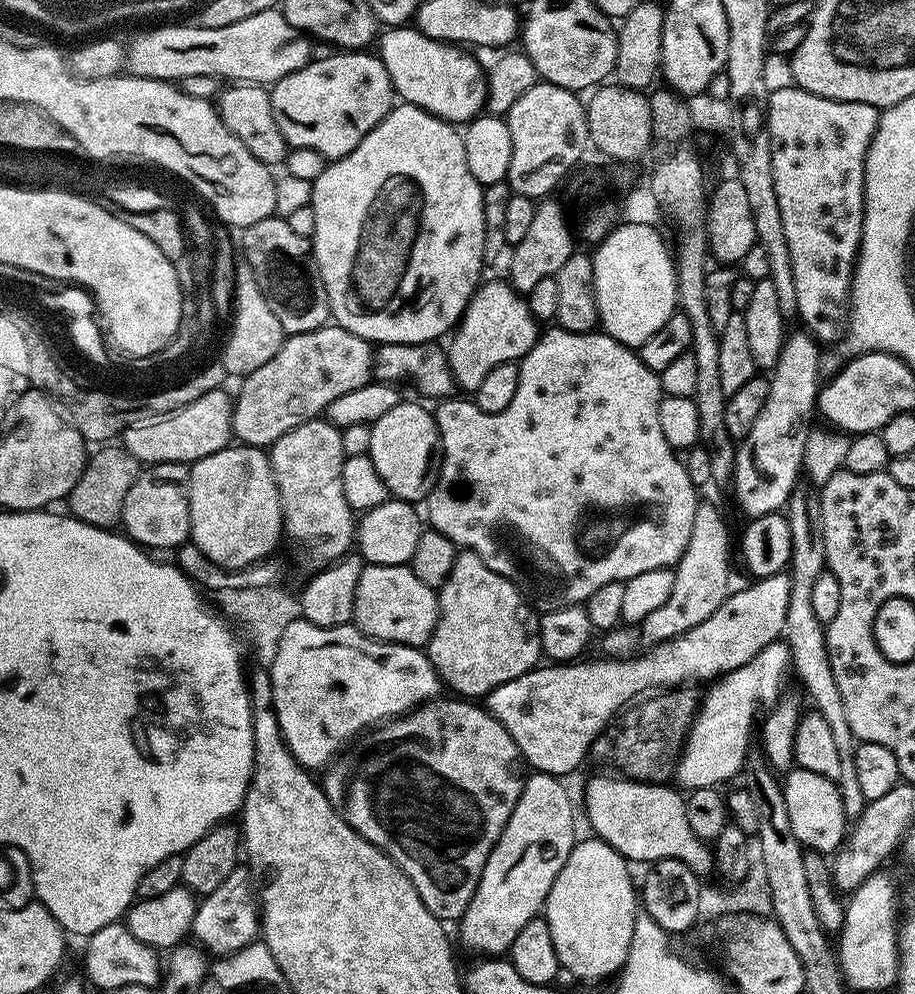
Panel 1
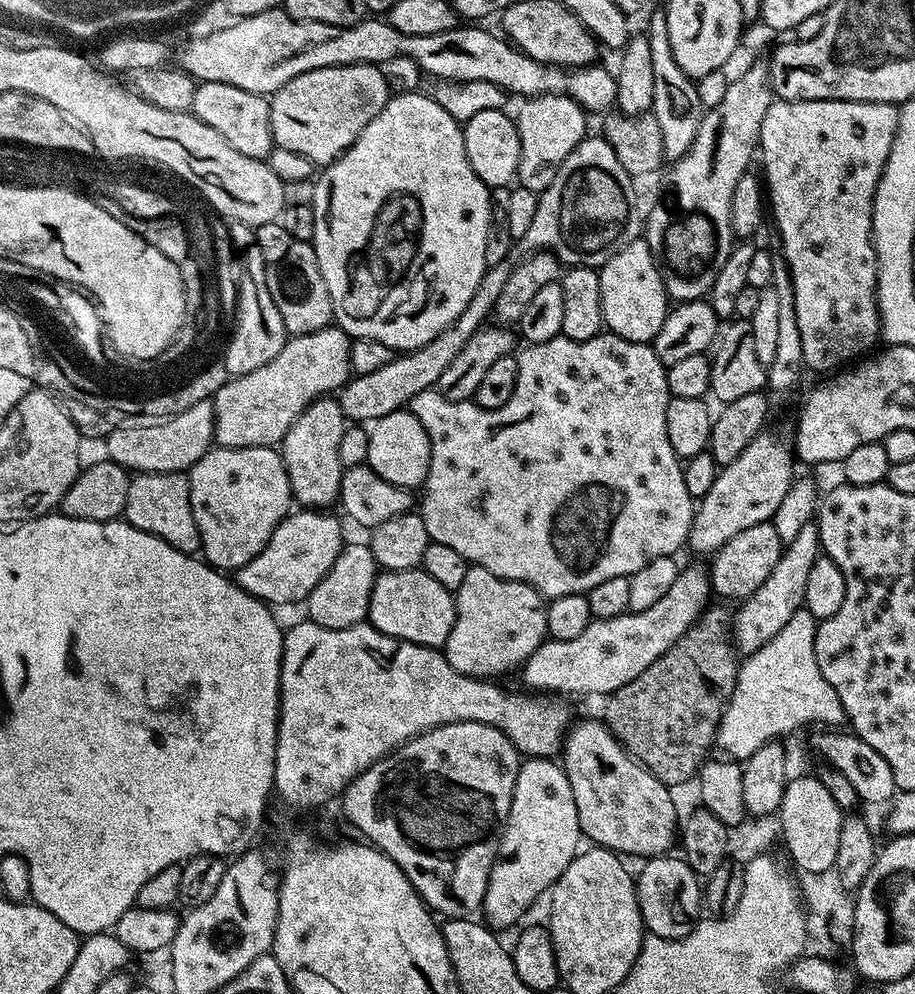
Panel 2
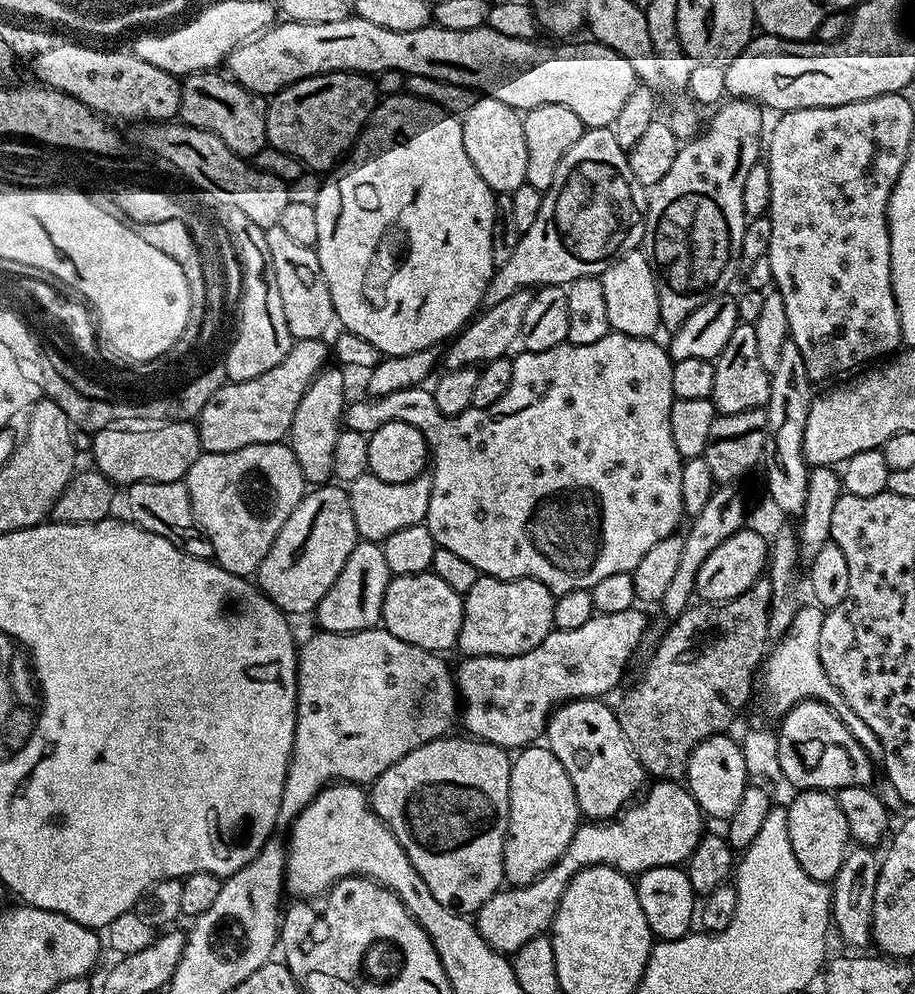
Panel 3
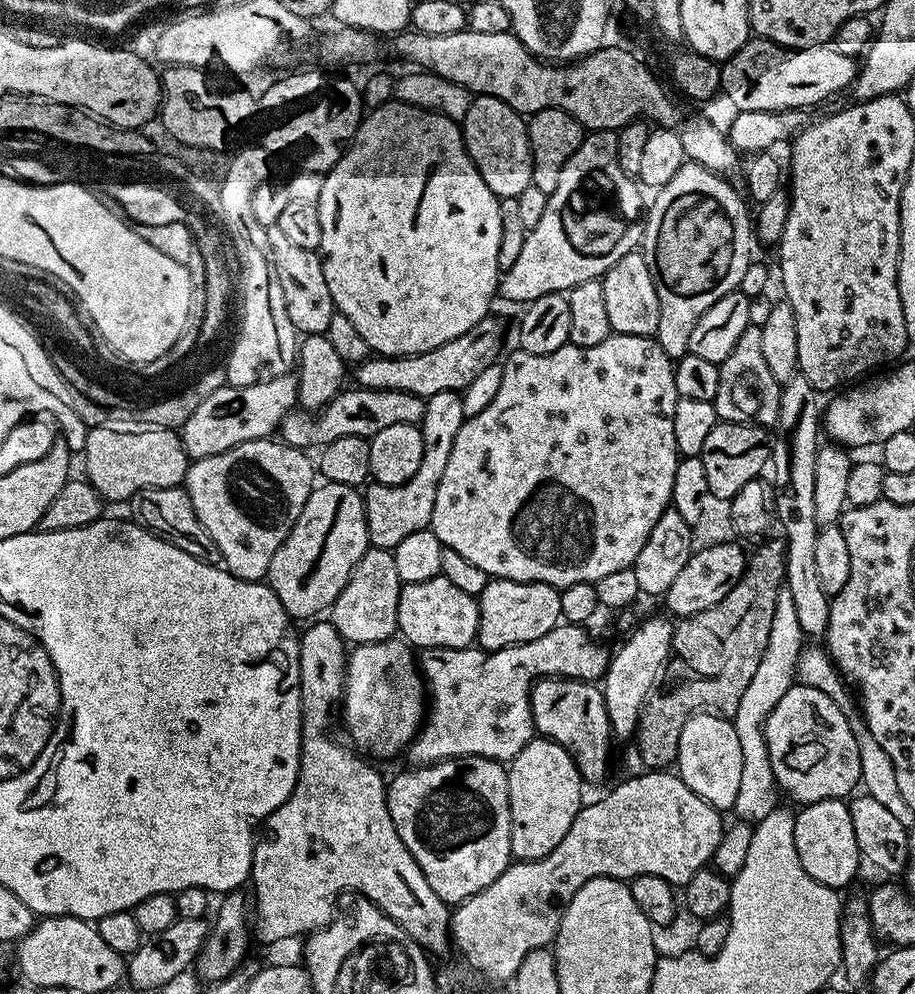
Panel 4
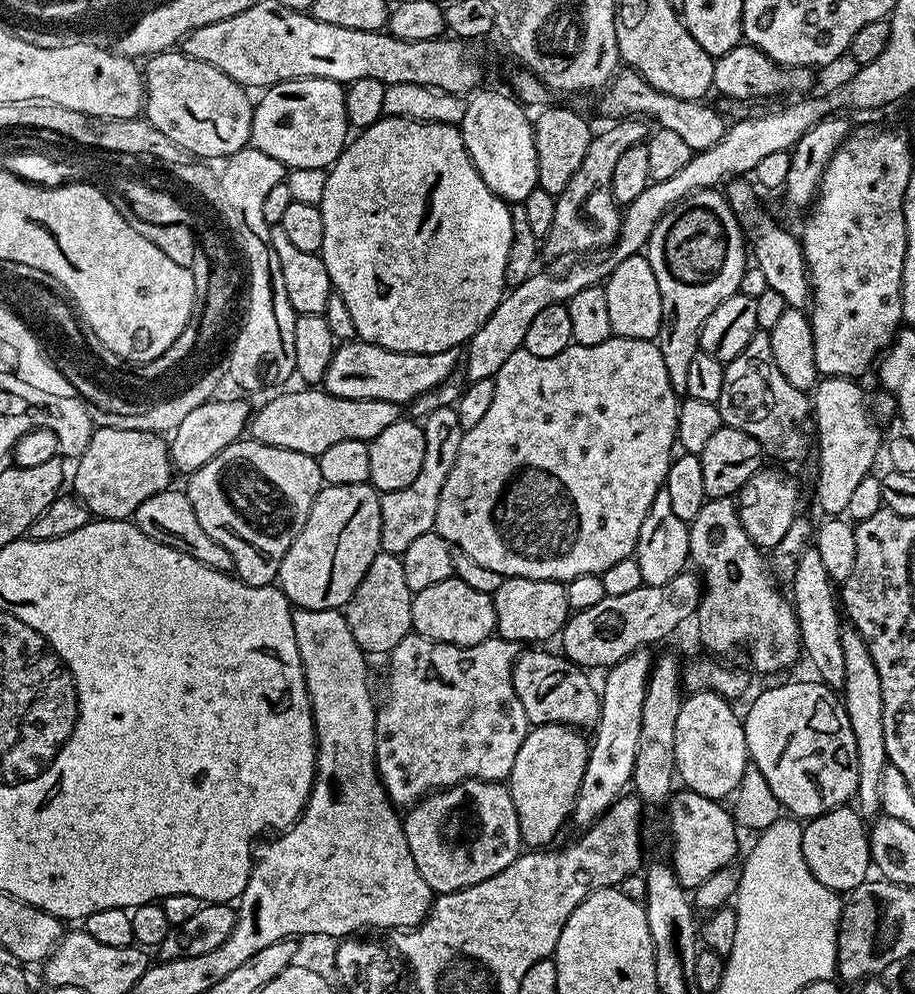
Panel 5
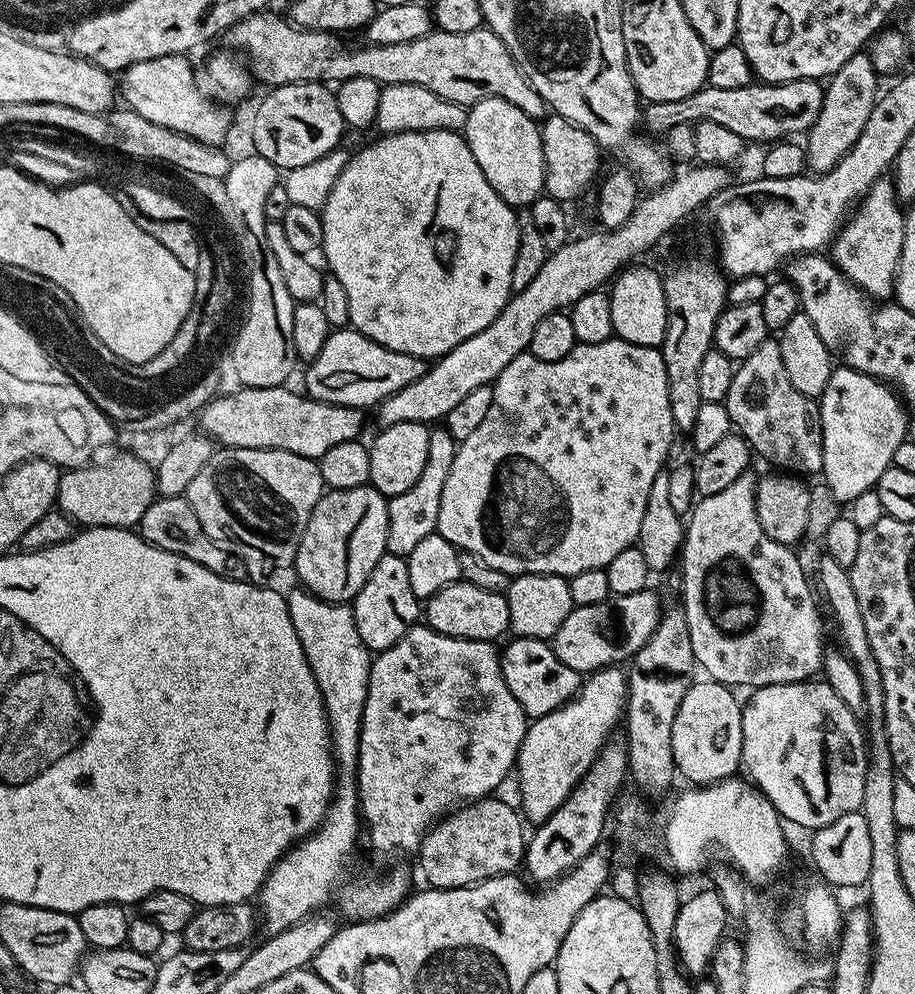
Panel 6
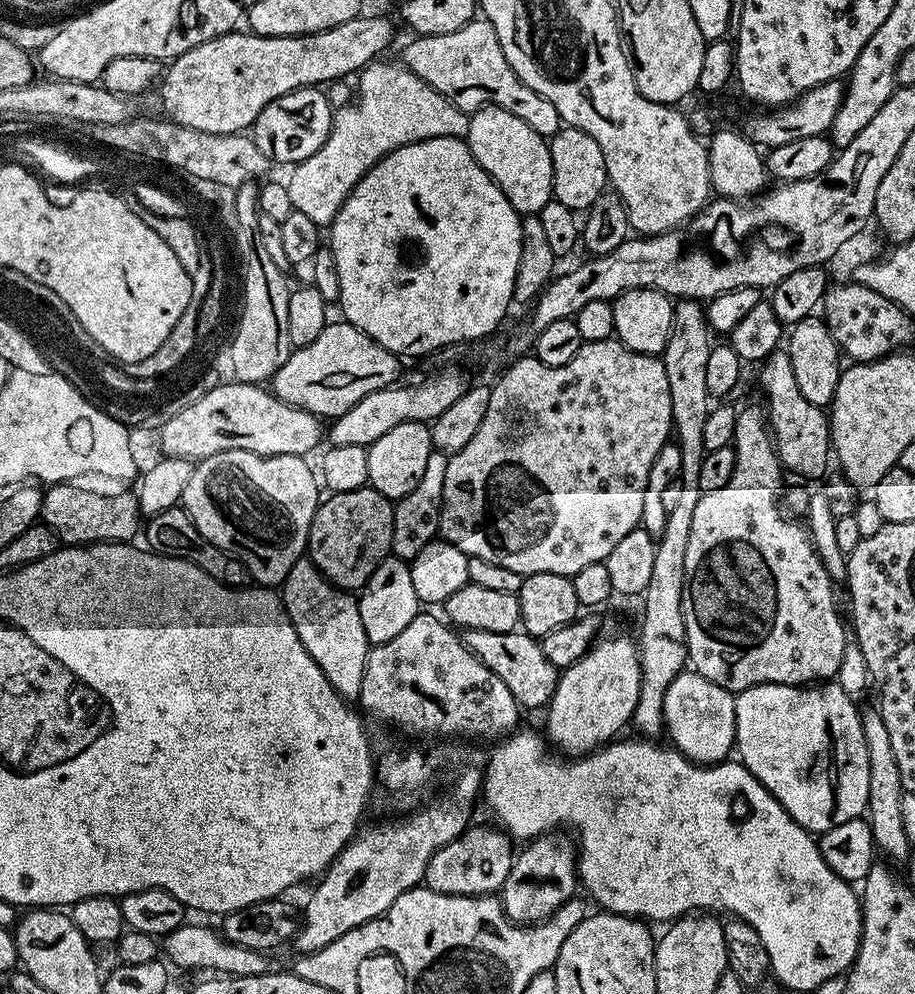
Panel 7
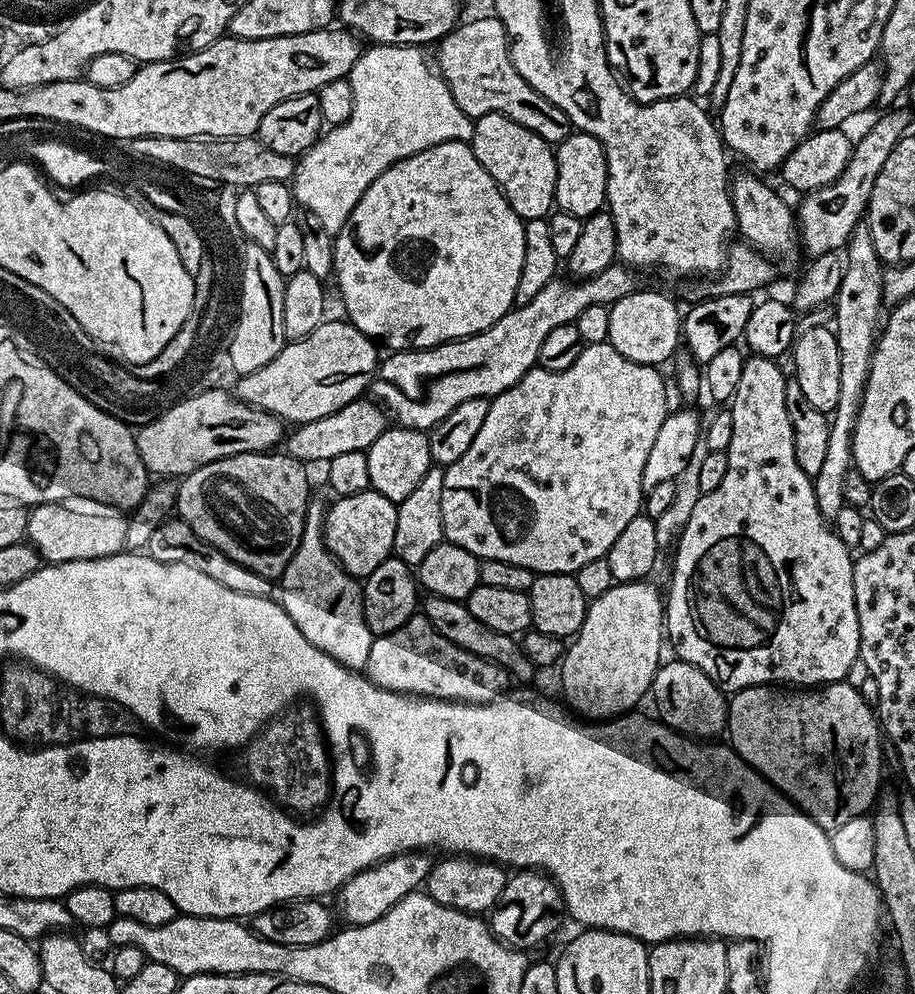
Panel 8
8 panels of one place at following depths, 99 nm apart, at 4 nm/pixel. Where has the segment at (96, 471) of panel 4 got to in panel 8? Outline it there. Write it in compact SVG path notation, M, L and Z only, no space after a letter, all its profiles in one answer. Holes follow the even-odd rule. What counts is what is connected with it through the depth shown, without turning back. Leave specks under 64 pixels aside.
M64 502L59 504L37 504L29 511L26 540L27 543L33 544L39 550L41 561L49 564L61 564L62 562L78 562L79 560L97 560L125 551L127 515L83 516L80 512L71 512L68 507L69 505Z

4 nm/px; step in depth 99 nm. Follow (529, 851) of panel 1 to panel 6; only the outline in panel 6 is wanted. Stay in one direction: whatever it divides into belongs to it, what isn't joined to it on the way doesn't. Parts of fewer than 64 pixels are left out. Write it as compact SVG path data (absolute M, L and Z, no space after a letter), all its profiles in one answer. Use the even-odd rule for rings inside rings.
M613 666L591 673L567 704L529 723L515 766L515 771L520 772L519 807L529 825L546 822L566 802L577 782L598 758L602 746L608 743L612 730L621 723L628 703L628 678L620 671Z

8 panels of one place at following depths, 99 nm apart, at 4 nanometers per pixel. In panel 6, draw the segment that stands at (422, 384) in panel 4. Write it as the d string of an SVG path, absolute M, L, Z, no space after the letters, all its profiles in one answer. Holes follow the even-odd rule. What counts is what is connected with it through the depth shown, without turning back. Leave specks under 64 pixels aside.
M349 326L333 330L326 338L326 346L307 365L303 391L314 400L327 404L341 404L361 410L379 405L390 394L418 382L422 378L426 364L419 356L402 354L383 348L378 342L366 338Z

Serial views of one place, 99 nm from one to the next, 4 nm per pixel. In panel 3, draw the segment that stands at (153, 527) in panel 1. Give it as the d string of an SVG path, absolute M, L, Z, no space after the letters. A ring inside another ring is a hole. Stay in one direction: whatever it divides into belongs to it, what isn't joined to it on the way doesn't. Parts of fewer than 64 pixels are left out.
M143 480L137 484L127 485L128 492L128 512L131 523L144 528L147 532L158 534L166 538L178 550L190 554L199 560L212 560L212 547L210 538L198 526L194 518L194 510L190 506L190 494L188 486L184 480L174 482L150 482Z

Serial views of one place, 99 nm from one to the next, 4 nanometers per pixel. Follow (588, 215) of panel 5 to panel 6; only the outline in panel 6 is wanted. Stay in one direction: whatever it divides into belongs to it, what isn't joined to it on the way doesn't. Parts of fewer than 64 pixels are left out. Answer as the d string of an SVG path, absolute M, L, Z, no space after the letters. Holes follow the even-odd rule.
M798 79L781 84L749 82L746 86L738 86L738 90L722 90L718 86L699 88L694 94L686 94L686 98L678 98L678 102L645 103L642 108L642 128L645 133L665 134L679 124L697 125L702 121L714 122L718 126L726 126L726 130L738 134L746 142L764 144L780 142L785 138L808 131L818 116L824 97L823 85L812 79Z

